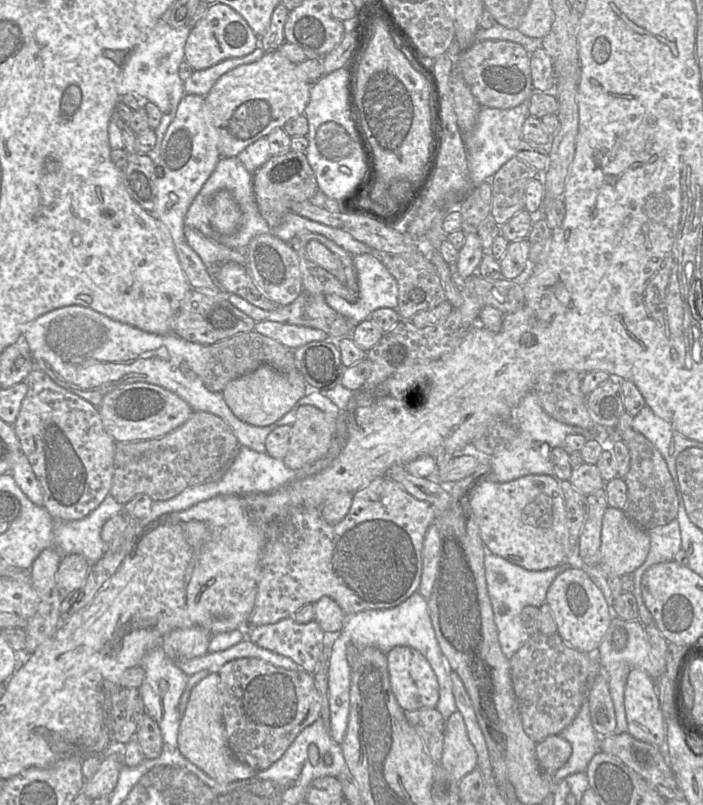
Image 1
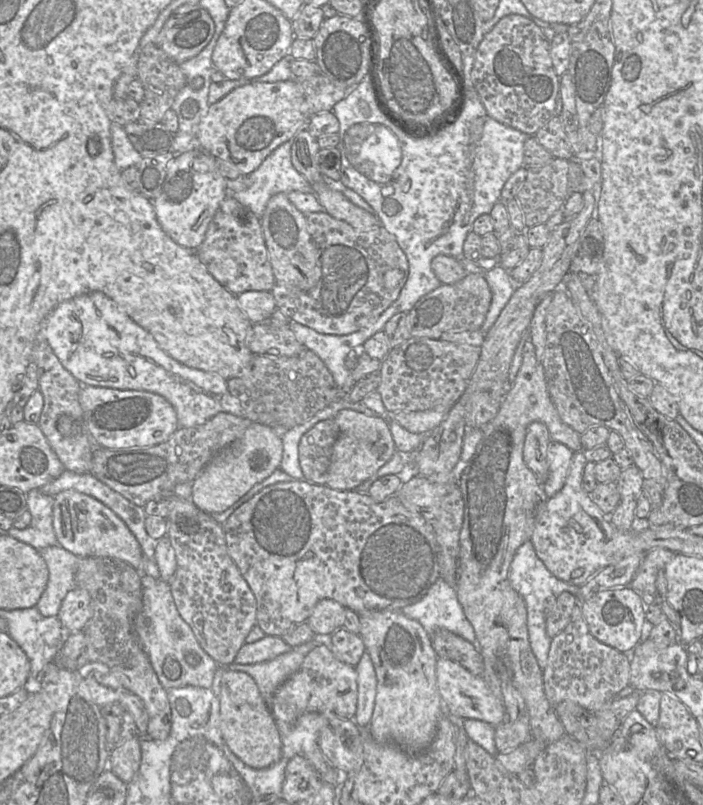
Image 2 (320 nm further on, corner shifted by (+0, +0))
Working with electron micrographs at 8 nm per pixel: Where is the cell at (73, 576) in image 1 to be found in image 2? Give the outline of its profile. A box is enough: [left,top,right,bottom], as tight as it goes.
[57,586,93,632]

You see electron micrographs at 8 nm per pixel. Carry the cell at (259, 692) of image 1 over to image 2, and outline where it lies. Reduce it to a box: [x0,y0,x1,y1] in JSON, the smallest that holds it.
[269,644,358,735]

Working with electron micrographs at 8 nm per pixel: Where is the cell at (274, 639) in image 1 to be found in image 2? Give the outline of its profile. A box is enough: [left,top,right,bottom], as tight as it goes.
[323,628,366,667]

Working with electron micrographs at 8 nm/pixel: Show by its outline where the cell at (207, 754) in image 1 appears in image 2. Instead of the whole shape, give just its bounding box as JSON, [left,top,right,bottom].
[218,670,282,770]

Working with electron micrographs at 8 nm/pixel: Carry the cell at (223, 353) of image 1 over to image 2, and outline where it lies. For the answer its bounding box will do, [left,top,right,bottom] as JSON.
[226,348,347,431]

